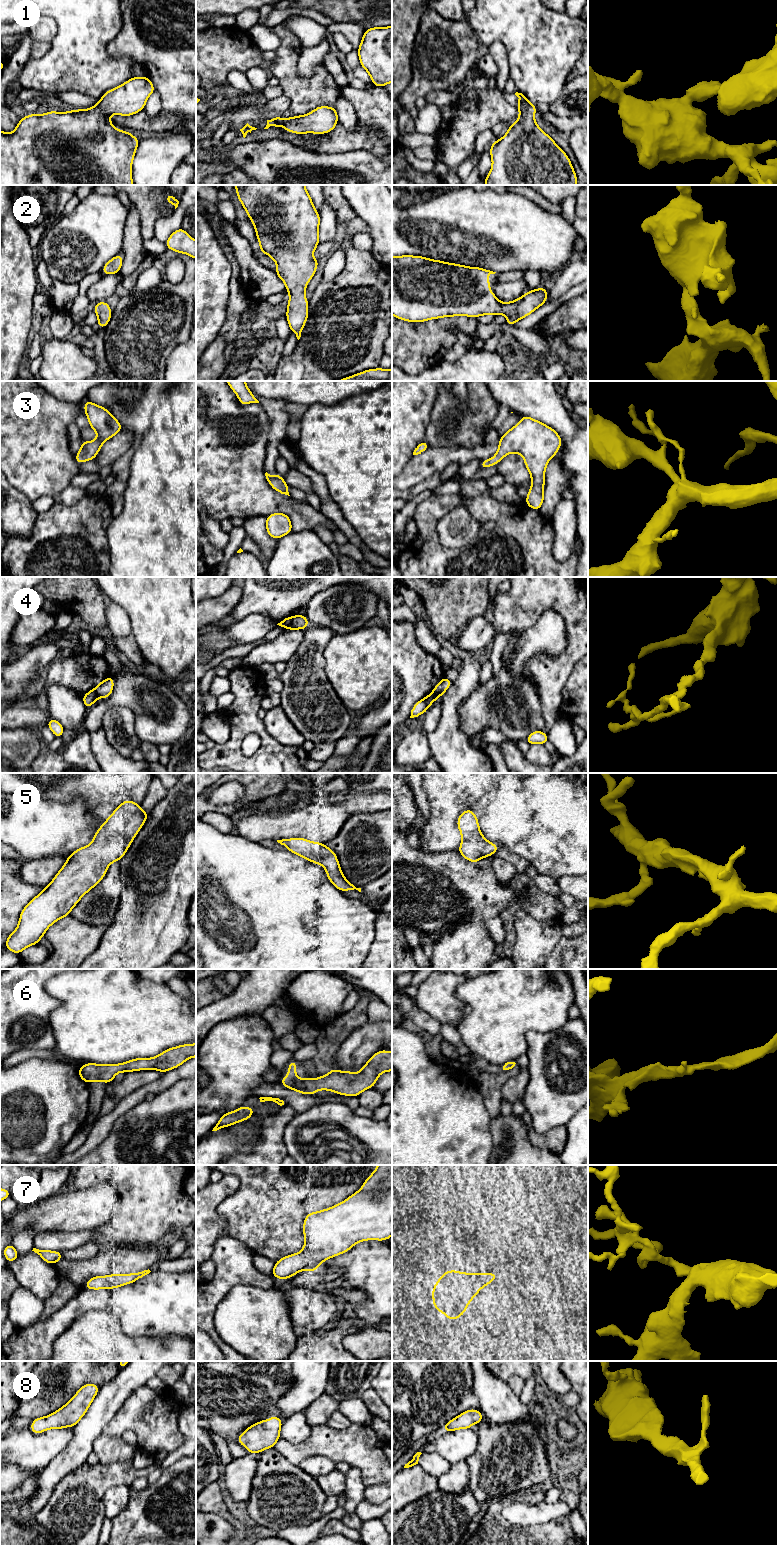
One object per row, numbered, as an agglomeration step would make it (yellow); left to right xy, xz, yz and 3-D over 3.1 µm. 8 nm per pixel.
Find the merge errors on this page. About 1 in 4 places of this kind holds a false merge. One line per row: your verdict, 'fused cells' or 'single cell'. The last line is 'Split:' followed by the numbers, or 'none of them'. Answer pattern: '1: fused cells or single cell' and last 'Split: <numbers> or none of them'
1: single cell
2: single cell
3: single cell
4: fused cells
5: single cell
6: single cell
7: single cell
8: single cell
Split: 4

